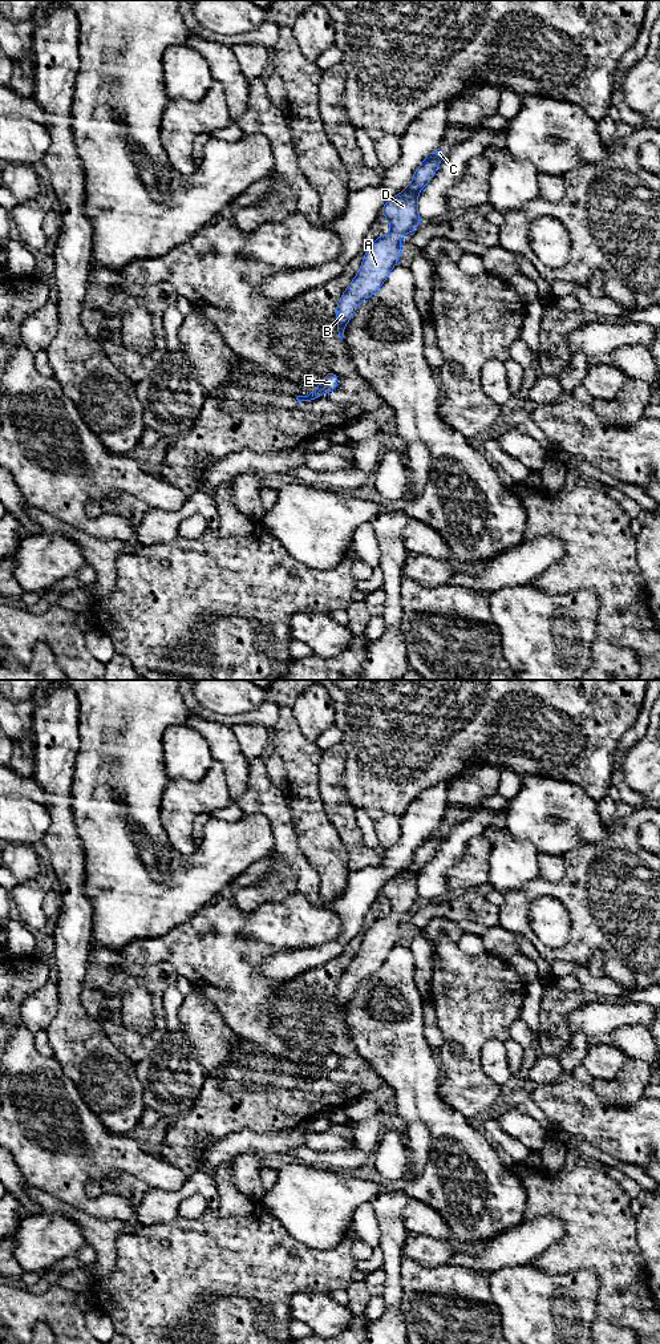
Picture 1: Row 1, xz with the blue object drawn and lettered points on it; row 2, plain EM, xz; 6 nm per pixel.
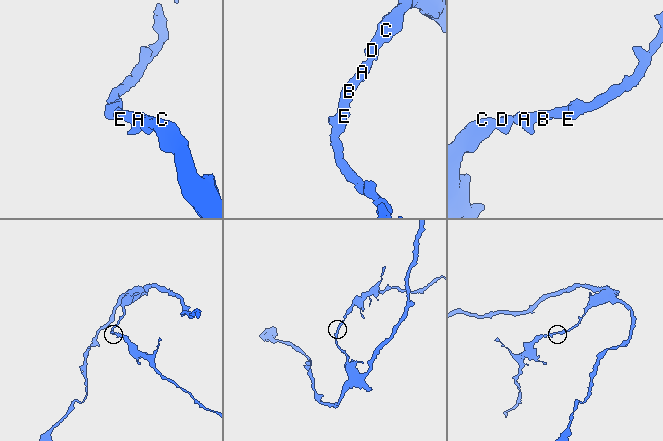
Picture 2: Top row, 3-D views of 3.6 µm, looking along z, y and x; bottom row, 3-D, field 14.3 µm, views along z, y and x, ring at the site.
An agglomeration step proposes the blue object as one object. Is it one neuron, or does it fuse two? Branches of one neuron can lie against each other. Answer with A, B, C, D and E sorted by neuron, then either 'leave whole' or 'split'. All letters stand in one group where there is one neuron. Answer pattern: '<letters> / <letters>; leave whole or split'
A B C D E; leave whole

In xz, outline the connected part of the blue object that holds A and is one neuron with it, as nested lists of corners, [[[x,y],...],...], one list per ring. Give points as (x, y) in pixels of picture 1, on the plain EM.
[[[440,827],[430,831],[414,851],[409,867],[384,884],[381,895],[390,902],[392,912],[389,915],[378,915],[372,927],[365,932],[359,954],[345,968],[337,983],[337,1012],[341,1019],[357,984],[372,976],[397,944],[402,931],[398,918],[404,914],[410,914],[421,903],[417,892],[417,877],[421,869],[434,857],[438,842],[446,834],[448,831]]]

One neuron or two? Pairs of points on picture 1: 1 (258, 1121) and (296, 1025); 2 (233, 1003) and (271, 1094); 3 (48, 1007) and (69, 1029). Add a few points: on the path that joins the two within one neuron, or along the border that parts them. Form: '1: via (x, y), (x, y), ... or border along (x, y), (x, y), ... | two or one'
1: via (278, 1097), (278, 1080), (300, 1057), (300, 1049) | one
2: border along (238, 1035), (255, 1043), (266, 1052), (276, 1055) | two
3: border along (59, 983), (57, 1011), (45, 1028) | two

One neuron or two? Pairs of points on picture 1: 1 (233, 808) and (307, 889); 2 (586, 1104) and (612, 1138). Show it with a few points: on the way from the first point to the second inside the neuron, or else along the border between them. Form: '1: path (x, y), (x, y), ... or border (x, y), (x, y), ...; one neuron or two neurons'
1: border (234, 801), (245, 814); two neurons
2: path (588, 1112), (607, 1130); one neuron

